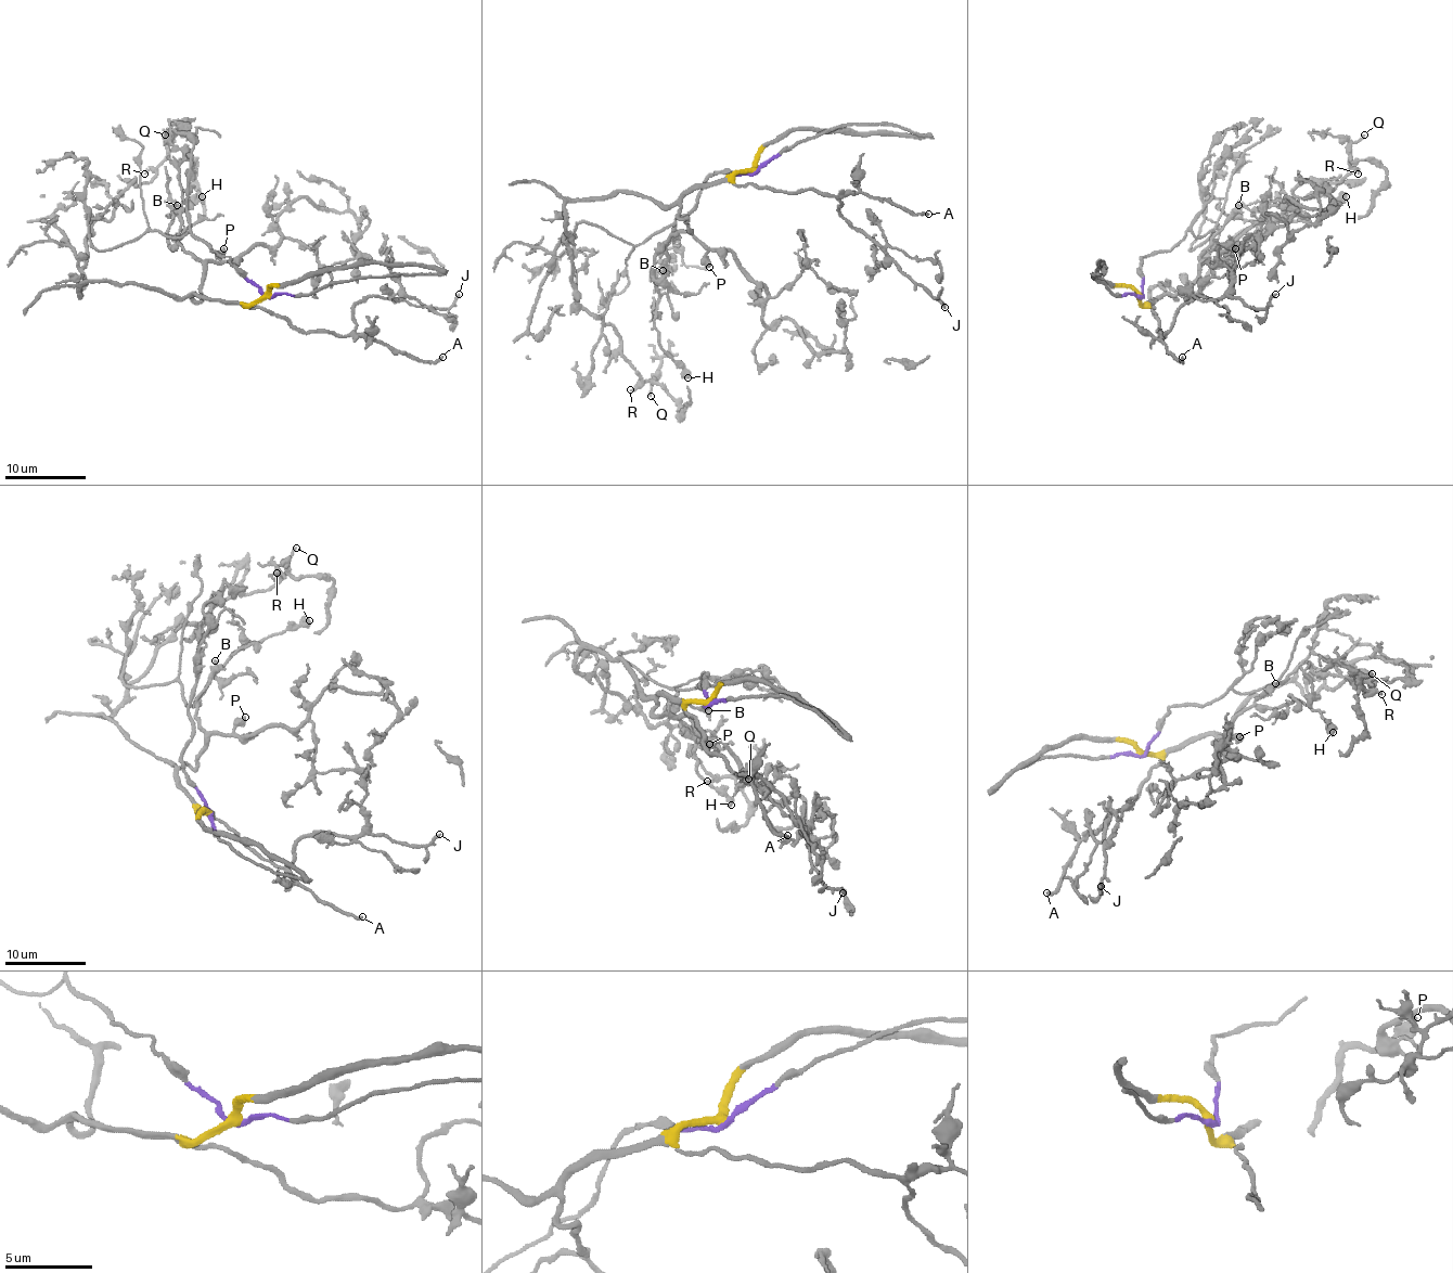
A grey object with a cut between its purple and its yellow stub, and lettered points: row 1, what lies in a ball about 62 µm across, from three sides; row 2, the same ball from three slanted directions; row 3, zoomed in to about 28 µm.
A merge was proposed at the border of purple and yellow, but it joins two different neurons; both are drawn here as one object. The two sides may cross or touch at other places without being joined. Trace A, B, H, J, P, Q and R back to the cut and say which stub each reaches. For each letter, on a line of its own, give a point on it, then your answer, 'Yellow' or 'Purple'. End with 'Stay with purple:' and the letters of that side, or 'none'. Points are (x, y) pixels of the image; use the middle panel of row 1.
A: Place: (928, 214). Yellow
B: Place: (663, 270). Yellow
H: Place: (688, 377). Yellow
J: Place: (944, 307). Yellow
P: Place: (709, 267). Yellow
Q: Place: (651, 396). Yellow
R: Place: (630, 389). Yellow
Stay with purple: none

